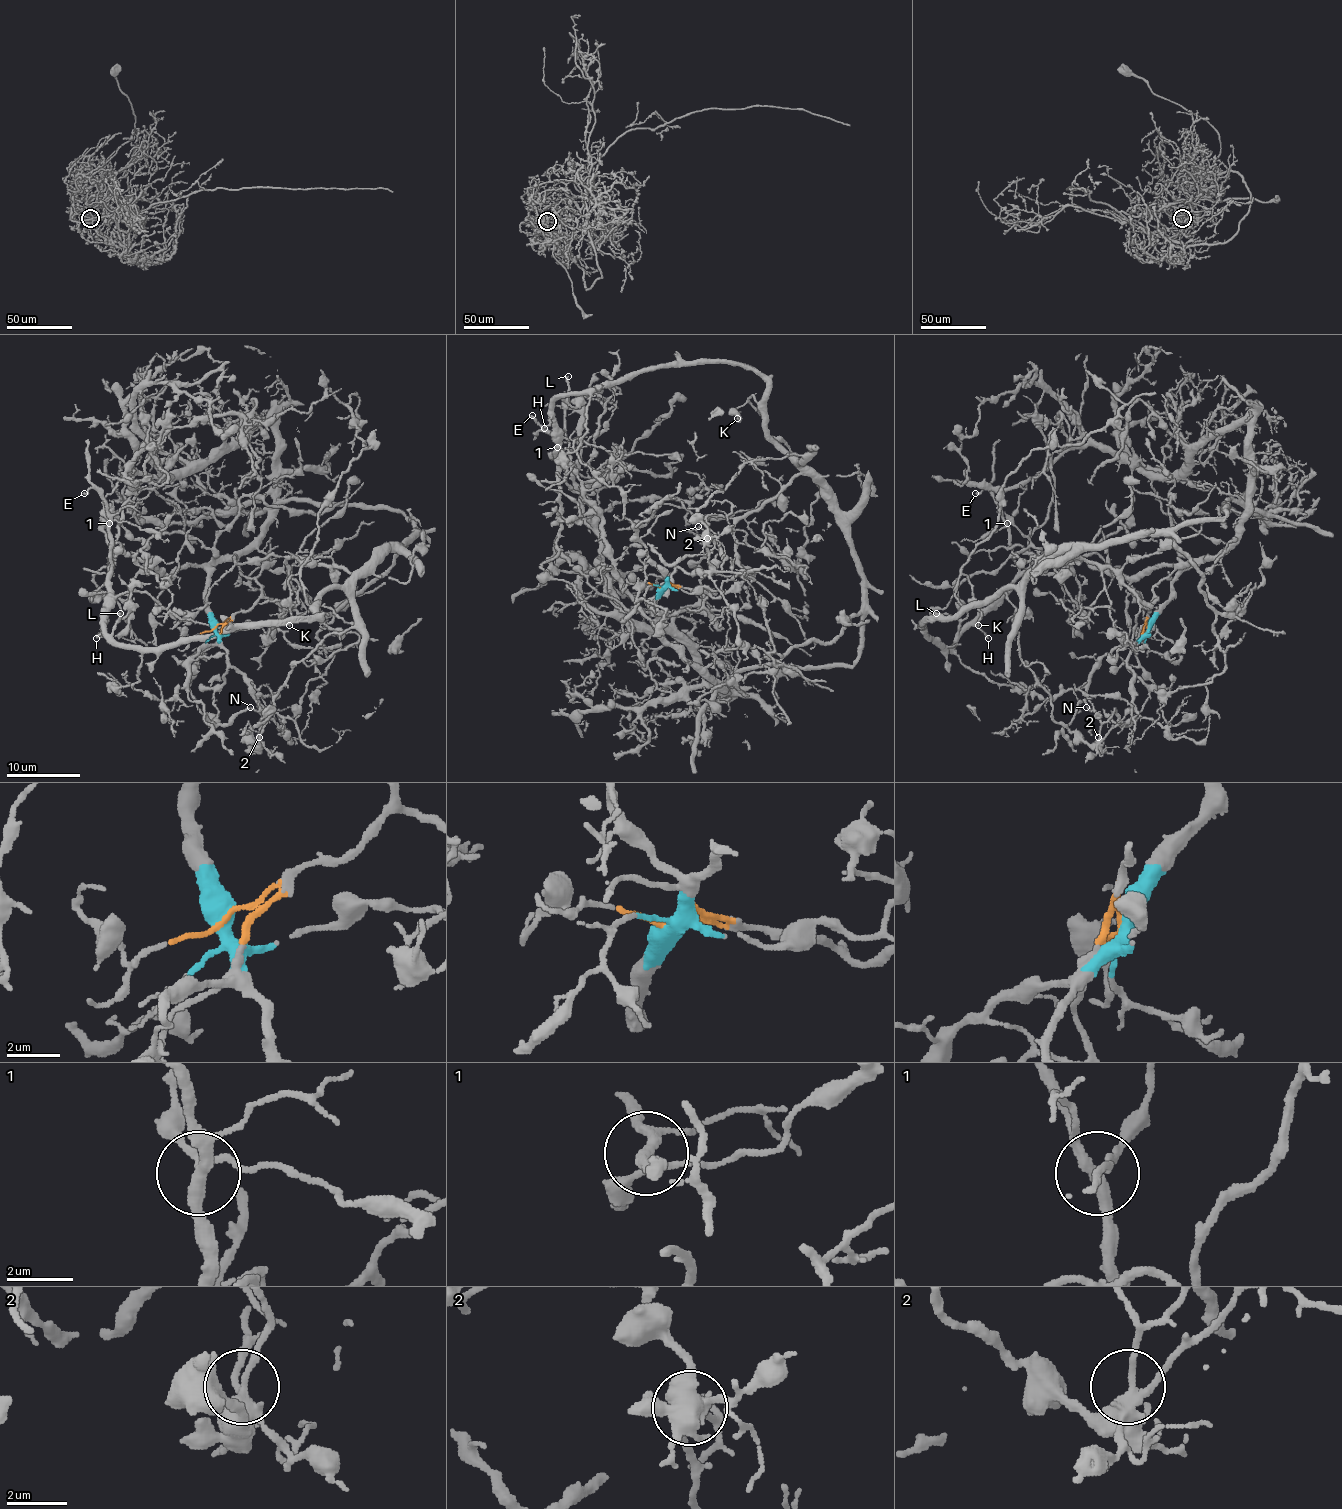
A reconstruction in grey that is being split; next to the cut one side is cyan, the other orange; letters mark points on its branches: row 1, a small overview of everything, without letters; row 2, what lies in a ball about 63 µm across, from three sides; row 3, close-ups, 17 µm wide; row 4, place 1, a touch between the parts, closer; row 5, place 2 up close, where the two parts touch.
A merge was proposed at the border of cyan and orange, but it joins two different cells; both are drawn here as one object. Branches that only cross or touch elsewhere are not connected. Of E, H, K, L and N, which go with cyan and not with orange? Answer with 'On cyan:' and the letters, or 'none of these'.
On cyan: none of these

